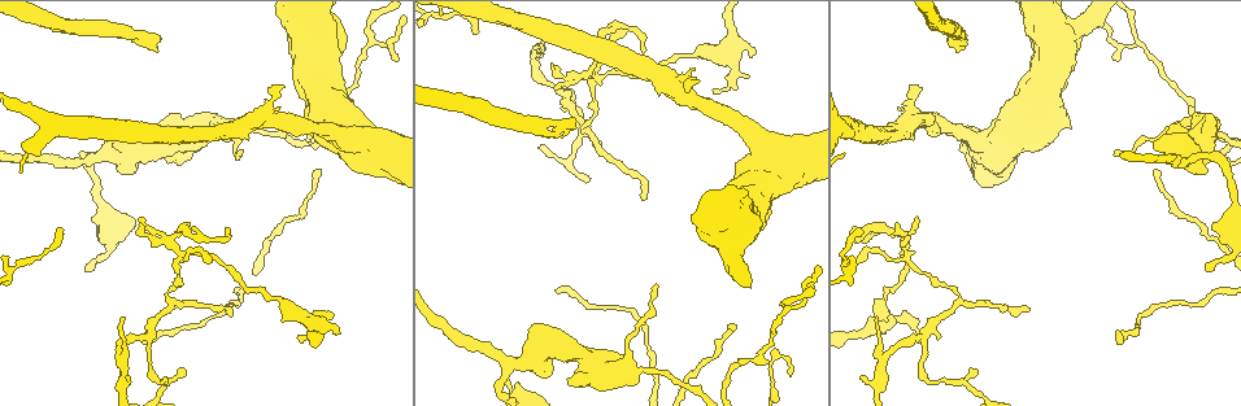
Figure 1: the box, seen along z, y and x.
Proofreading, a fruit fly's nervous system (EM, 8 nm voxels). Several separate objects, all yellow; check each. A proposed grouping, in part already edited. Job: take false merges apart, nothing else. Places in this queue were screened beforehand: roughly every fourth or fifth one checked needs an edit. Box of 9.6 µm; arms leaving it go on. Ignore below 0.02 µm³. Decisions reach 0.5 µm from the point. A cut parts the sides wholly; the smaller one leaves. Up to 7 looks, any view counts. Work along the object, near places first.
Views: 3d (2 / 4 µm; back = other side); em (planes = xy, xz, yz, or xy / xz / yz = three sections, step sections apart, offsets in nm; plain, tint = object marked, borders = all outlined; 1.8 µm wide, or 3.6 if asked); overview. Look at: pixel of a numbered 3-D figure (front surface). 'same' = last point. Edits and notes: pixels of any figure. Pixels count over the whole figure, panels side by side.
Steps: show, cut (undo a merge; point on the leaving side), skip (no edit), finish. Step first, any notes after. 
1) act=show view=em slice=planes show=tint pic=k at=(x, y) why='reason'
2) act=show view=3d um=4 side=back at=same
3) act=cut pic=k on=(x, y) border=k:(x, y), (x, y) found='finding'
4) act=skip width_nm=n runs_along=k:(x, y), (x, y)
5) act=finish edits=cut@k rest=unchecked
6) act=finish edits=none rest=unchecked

act=show view=3d um=4 pic=1 at=(653, 368) why='calibre changes'

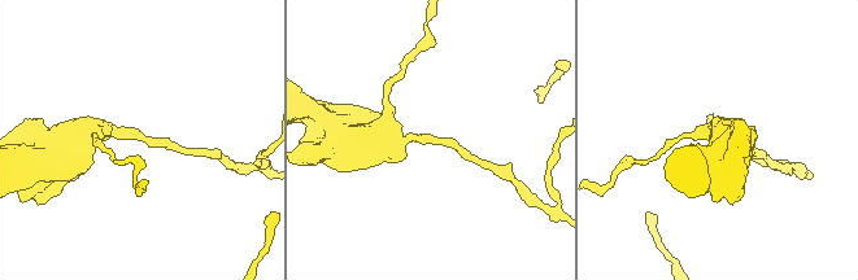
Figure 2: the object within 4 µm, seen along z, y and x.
act=show view=em slice=yz step=16 show=tint pic=2 at=(428, 138) why='now the EM'

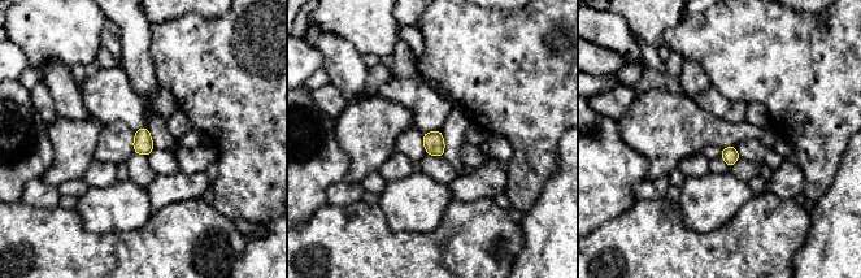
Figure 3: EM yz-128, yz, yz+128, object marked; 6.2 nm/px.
act=skip found='all the same neuron'

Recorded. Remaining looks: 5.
act=show view=em slice=planes show=tint pic=1 at=(906, 254)

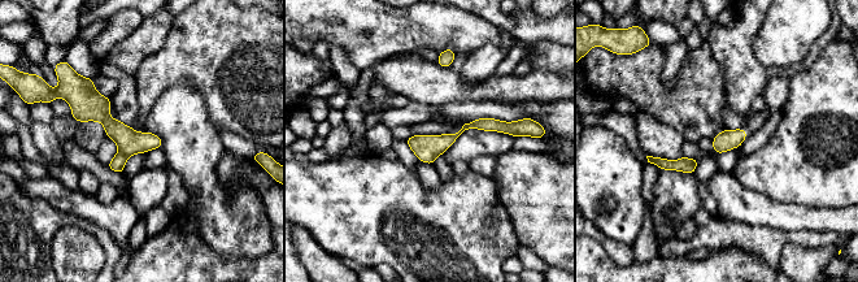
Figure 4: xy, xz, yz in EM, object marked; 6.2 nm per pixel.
act=cut pic=4 on=(130, 142) part_leaving=4:(506, 129), (469, 125), (444, 142), (410, 142) found='a second neuron is stuck on'

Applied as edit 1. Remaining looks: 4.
act=show view=overview why='redraw'

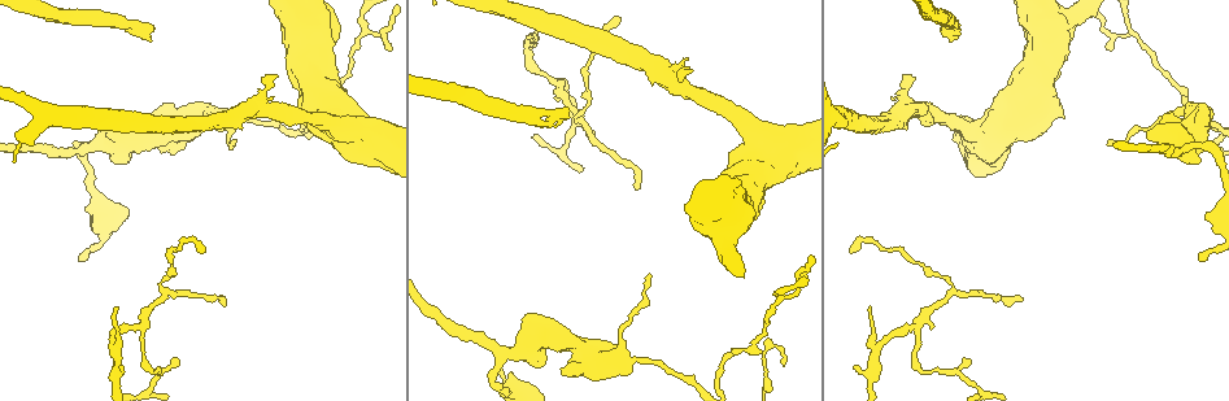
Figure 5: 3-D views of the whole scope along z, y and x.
act=show view=3d um=4 pic=5 at=(915, 106) why='a fork'

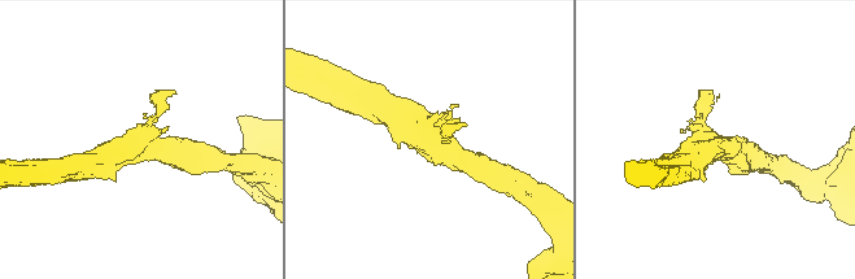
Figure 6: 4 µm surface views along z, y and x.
act=show view=em um=3.6 slice=yz step=4 show=tint pic=6 at=(440, 142)

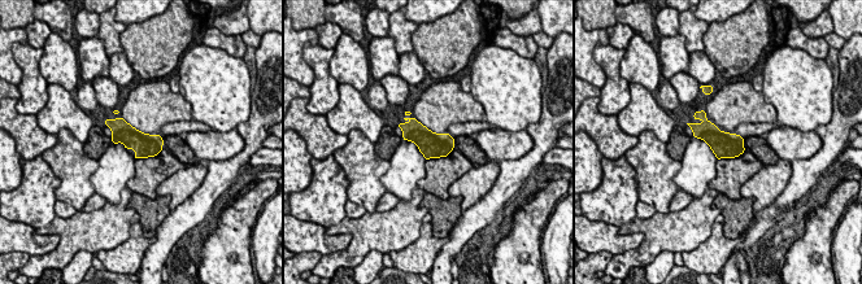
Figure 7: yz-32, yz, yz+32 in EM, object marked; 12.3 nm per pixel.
act=show view=em um=3.6 slice=planes show=tint at=same

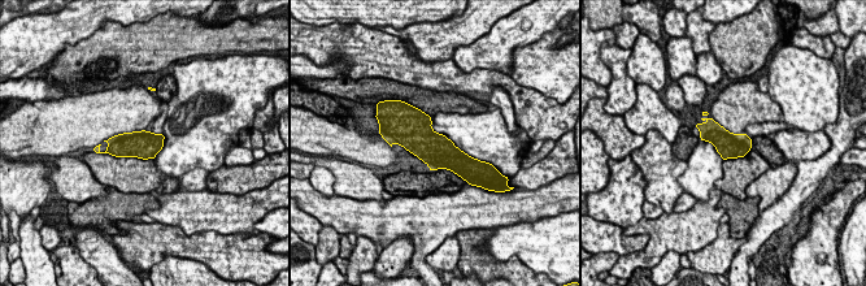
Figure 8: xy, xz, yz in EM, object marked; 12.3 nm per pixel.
act=skip width_nm=320 found='all the same neuron'

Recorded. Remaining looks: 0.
act=finish edits=cut@4 rest=unchecked

